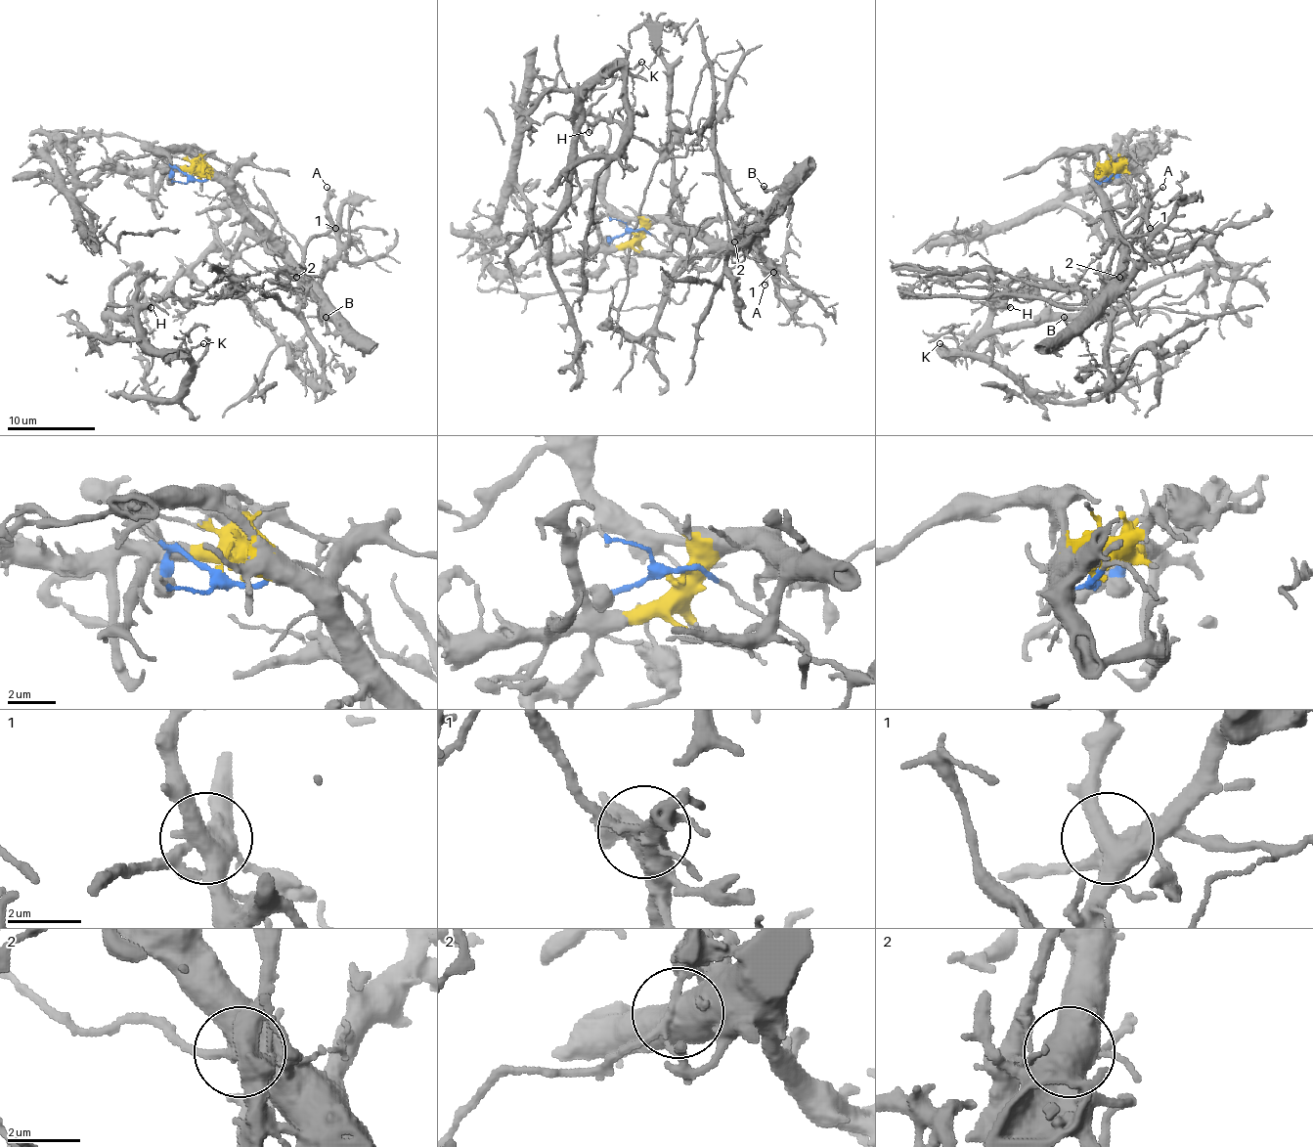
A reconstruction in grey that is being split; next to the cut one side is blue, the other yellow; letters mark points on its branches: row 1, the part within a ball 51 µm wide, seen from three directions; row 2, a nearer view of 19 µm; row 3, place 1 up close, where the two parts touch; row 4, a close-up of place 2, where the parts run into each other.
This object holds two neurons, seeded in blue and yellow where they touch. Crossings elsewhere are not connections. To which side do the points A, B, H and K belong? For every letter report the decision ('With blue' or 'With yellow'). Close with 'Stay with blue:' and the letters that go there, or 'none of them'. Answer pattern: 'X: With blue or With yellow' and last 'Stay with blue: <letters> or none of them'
A: With yellow
B: With yellow
H: With yellow
K: With yellow
Stay with blue: none of them

